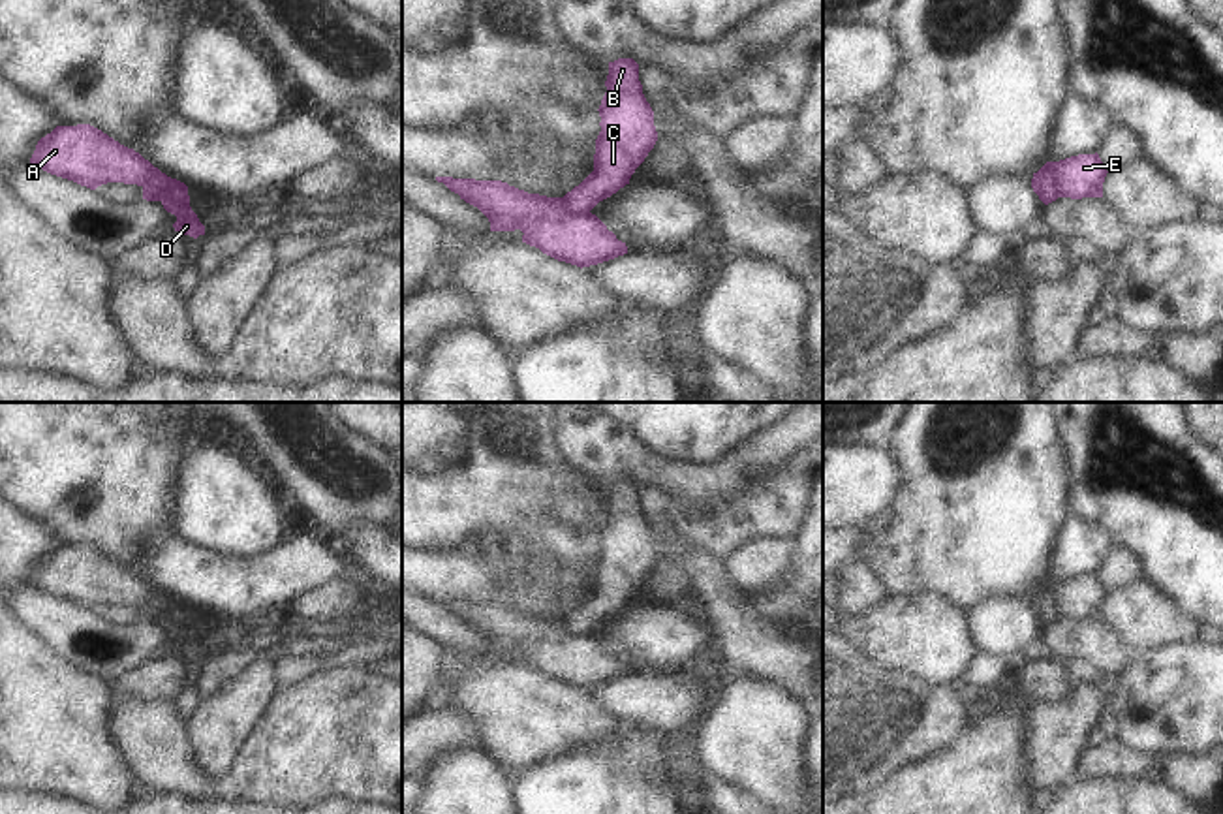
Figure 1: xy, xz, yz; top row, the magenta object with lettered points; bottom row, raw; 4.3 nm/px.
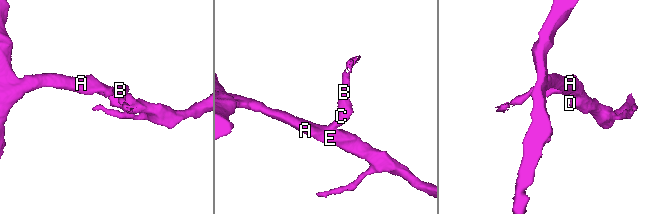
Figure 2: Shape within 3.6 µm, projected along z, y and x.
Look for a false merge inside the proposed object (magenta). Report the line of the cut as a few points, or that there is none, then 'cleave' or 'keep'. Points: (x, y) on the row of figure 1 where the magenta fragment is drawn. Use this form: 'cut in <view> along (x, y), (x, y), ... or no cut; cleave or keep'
cut in xz along (562, 198), (566, 211), (575, 215), (588, 213); cleave

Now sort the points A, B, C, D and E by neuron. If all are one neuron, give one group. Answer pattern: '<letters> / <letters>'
A D E / B C

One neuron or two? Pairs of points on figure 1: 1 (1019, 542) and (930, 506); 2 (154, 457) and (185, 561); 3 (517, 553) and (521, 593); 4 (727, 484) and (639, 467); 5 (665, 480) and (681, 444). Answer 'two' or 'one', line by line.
1: one
2: two
3: one
4: one
5: two

